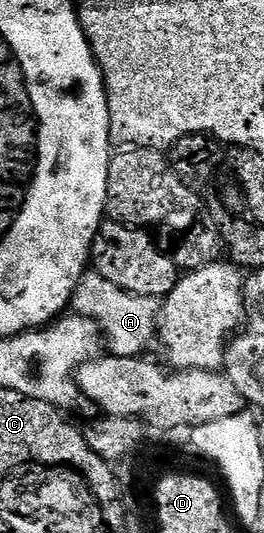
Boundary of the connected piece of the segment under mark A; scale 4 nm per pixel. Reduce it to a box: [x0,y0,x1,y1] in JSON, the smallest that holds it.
[71,270,161,357]

